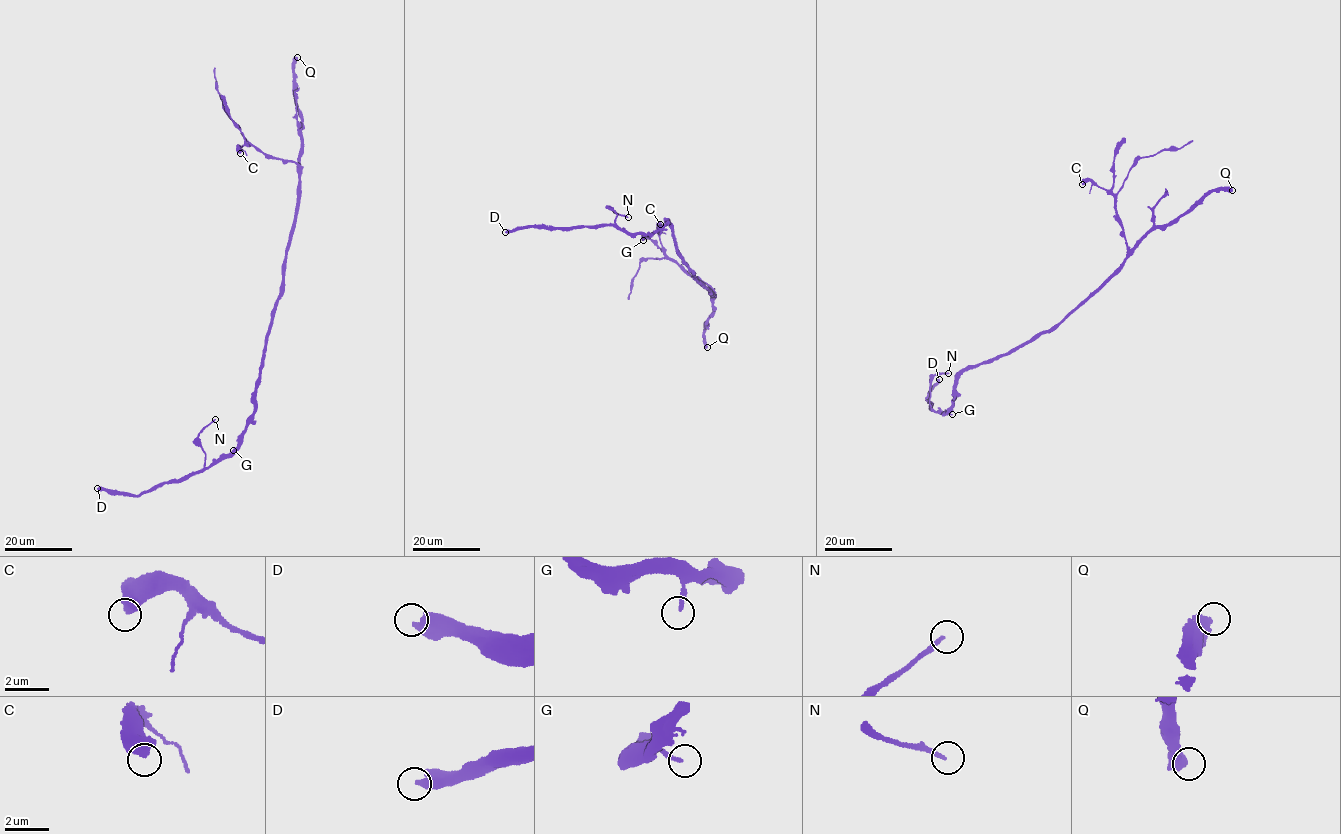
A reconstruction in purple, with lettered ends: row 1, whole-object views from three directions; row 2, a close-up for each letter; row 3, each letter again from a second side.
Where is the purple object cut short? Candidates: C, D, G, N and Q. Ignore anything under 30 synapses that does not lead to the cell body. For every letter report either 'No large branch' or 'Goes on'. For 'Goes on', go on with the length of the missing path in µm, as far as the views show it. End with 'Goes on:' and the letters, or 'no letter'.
C: No large branch
D: No large branch
G: No large branch
N: No large branch
Q: Goes on. Missing length about 200 µm
Goes on: Q

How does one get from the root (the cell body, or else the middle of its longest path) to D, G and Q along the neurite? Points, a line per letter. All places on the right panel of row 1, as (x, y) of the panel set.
D: (1036, 337), (962, 372), (951, 409), (944, 412), (932, 410), (932, 402), (927, 400), (929, 389), (939, 379)
G: (1036, 337), (962, 372), (957, 379), (951, 410), (948, 412), (952, 414)
Q: (1036, 337), (1060, 322), (1096, 290), (1149, 232), (1174, 223), (1211, 192), (1232, 190)

